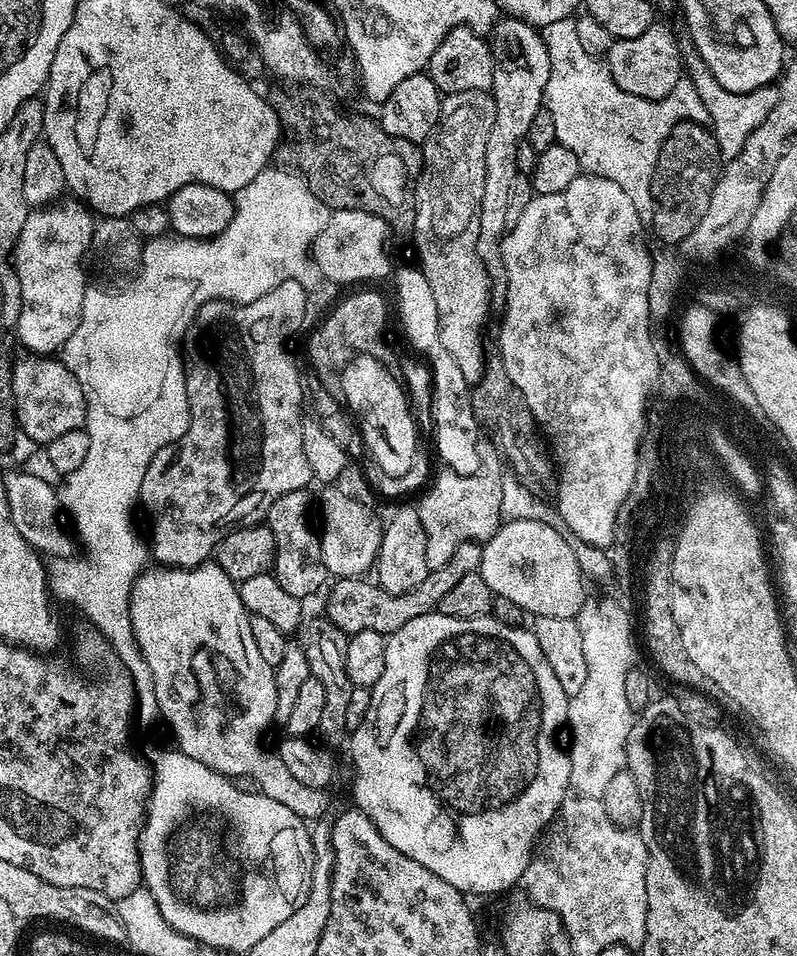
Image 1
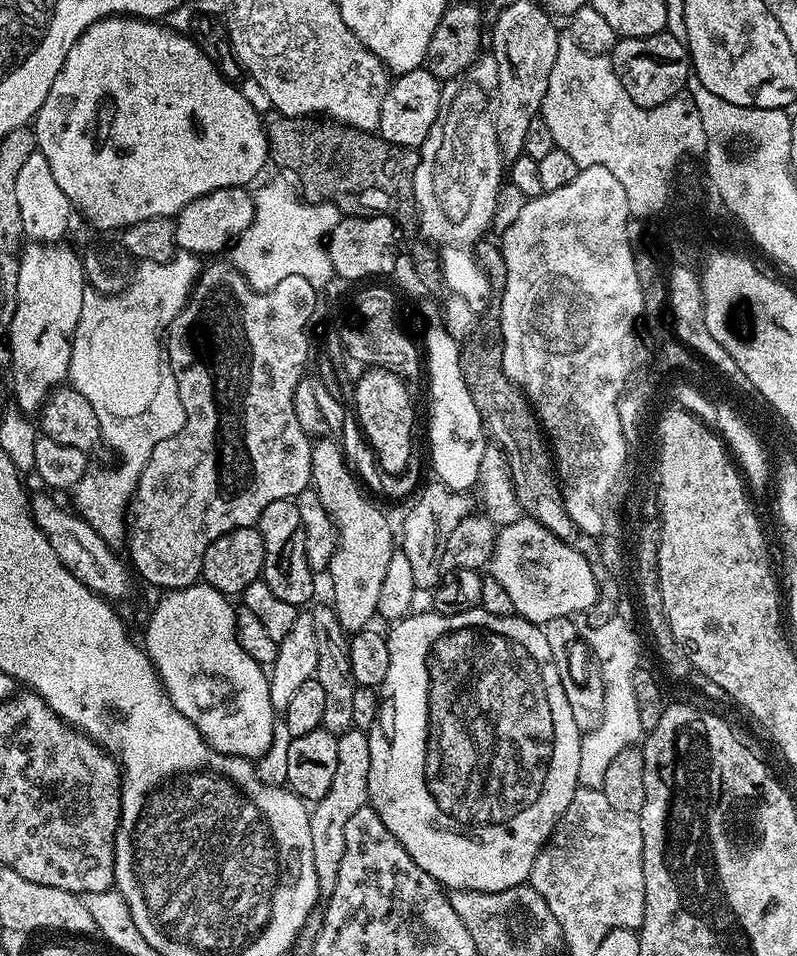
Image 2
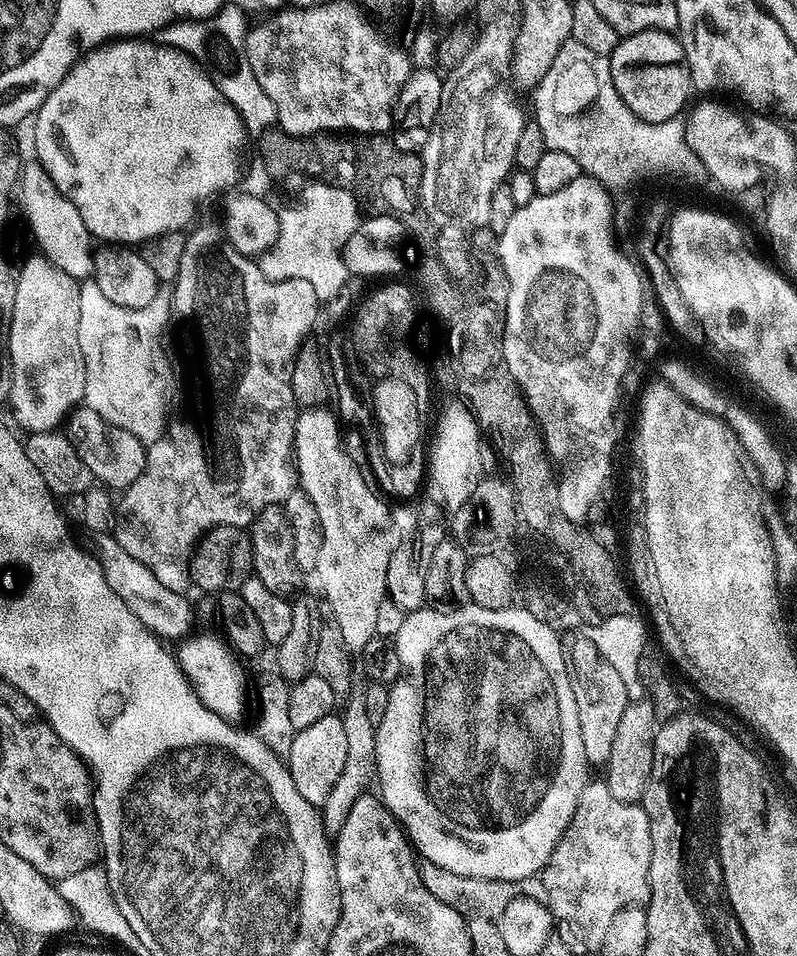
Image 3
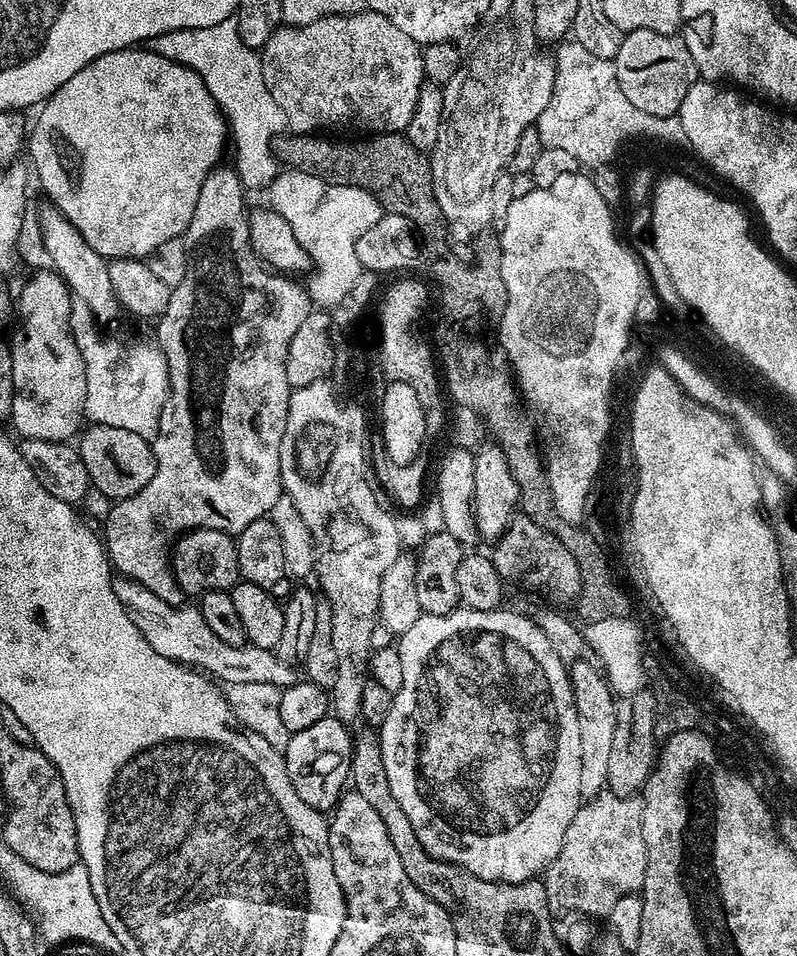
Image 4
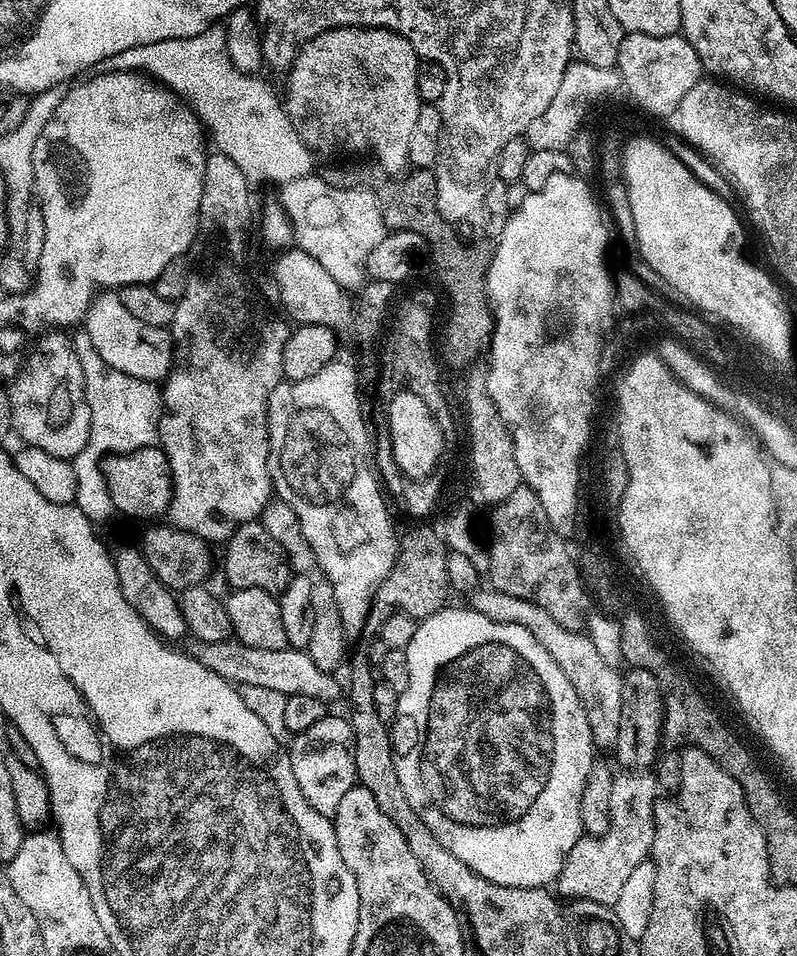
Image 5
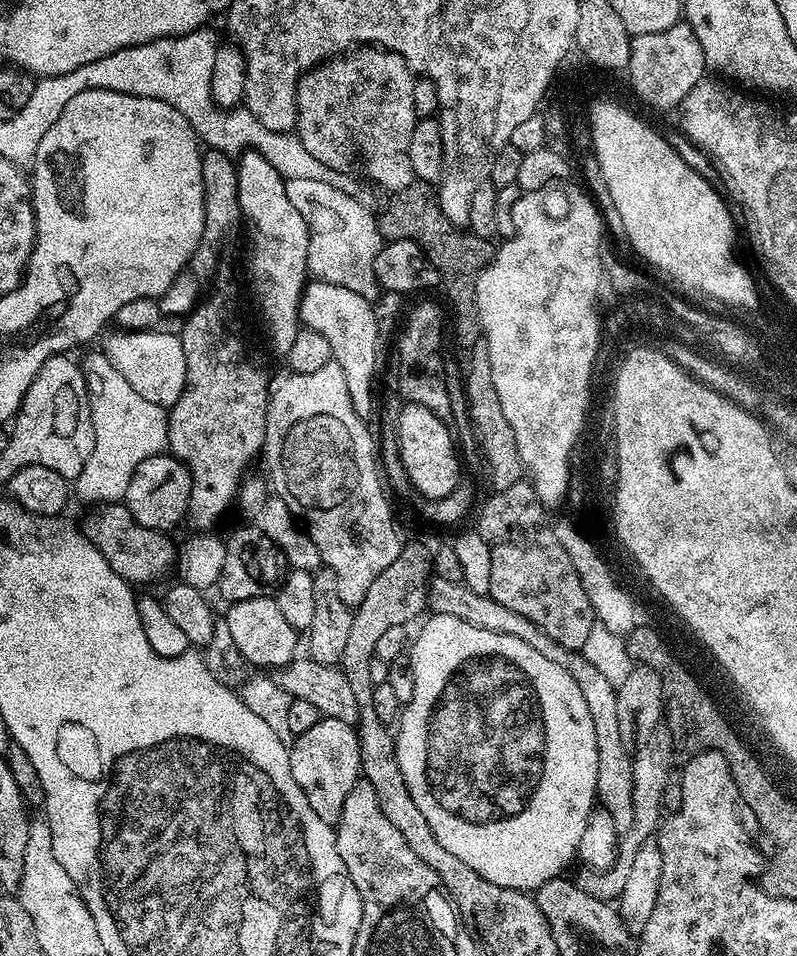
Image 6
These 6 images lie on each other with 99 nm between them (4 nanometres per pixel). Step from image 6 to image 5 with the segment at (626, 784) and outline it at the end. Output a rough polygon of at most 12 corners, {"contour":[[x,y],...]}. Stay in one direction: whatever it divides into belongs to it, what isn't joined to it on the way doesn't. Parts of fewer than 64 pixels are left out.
{"contour":[[491,586],[470,606],[530,630],[570,678],[593,745],[615,749],[624,677],[587,631]]}

